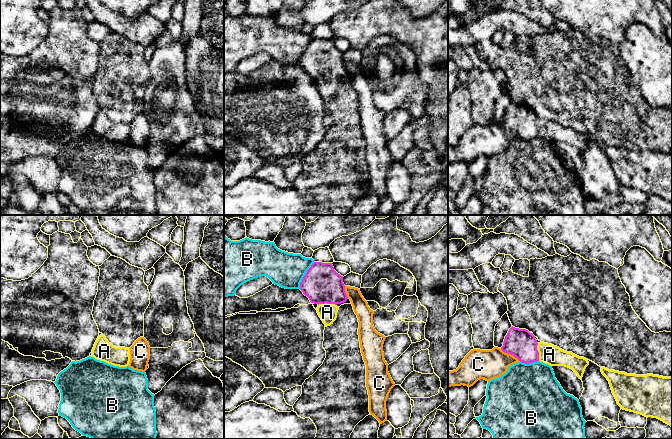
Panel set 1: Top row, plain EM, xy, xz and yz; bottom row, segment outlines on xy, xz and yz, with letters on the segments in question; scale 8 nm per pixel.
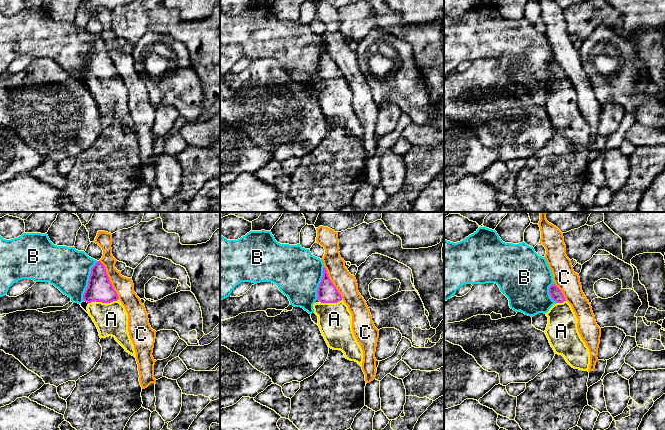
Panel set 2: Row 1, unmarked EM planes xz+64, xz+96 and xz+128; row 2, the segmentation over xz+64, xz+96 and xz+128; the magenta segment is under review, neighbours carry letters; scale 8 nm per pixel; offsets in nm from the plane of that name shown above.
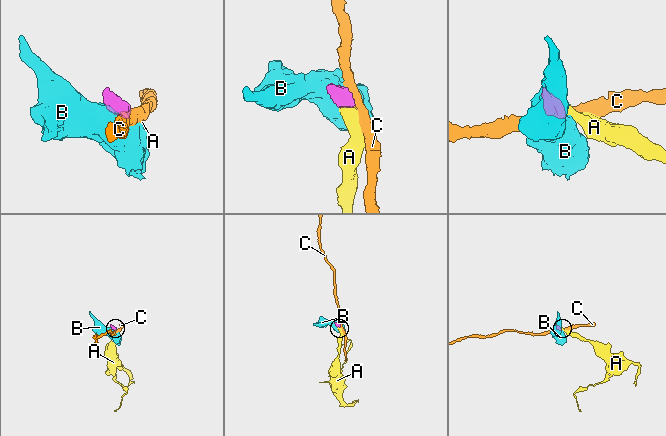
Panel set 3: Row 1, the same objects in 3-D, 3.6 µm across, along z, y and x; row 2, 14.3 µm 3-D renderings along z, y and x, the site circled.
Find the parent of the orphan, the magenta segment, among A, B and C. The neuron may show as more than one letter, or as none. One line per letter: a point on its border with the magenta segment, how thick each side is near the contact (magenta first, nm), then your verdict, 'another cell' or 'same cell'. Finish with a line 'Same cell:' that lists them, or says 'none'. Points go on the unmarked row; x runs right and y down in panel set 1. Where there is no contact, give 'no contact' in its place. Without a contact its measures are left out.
A: xz (327, 79) | 300/140 nm | same cell
B: xz (305, 51) | 300/280 nm | another cell
C: yz (510, 129) | 240/240 nm | another cell
Same cell: A

